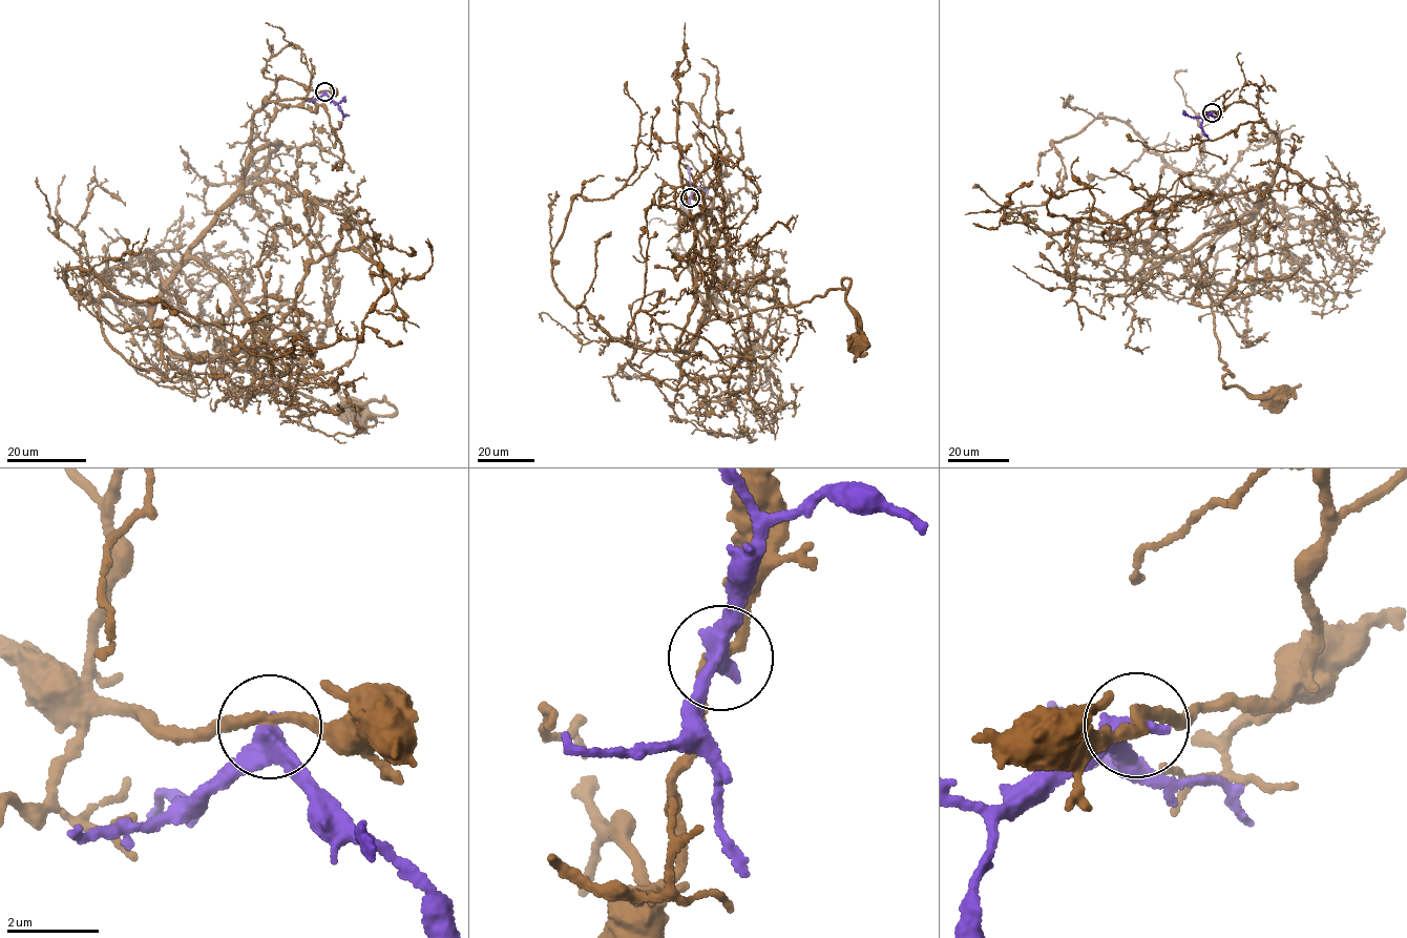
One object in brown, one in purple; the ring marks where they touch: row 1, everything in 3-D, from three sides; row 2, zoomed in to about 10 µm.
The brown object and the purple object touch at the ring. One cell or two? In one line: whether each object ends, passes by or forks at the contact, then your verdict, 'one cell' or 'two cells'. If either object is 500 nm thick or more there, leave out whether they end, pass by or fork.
brown passes by | purple passes by | two cells

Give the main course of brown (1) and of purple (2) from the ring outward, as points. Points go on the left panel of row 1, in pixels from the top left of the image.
1: (324, 90), (278, 78), (243, 182), (152, 319), (175, 353), (330, 408), (384, 397), (395, 412), (357, 415)
2: (324, 91), (336, 105), (344, 96)

